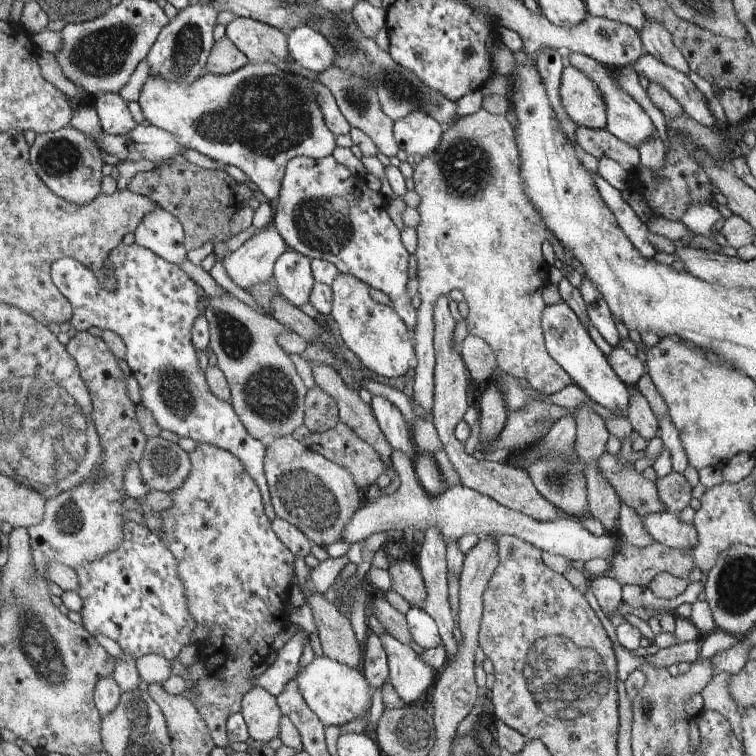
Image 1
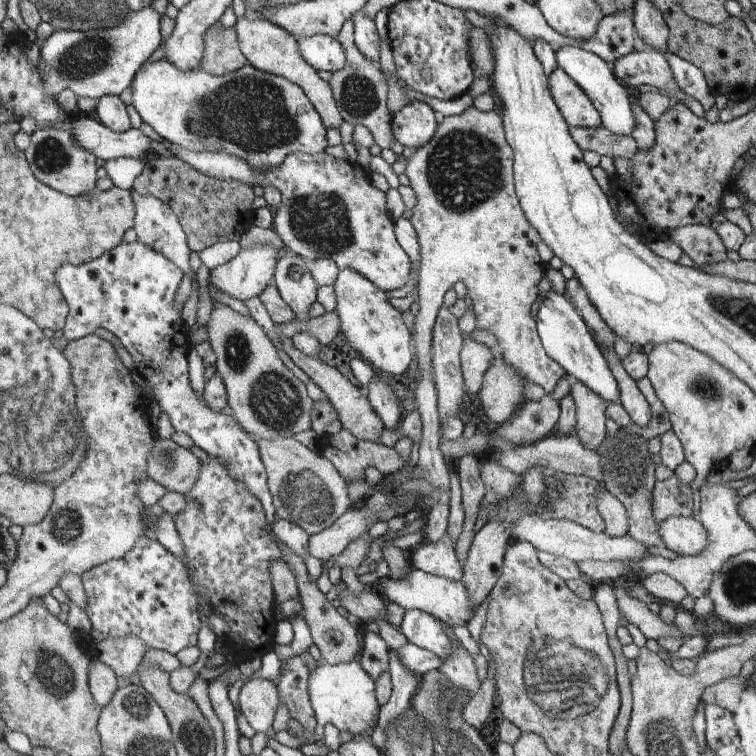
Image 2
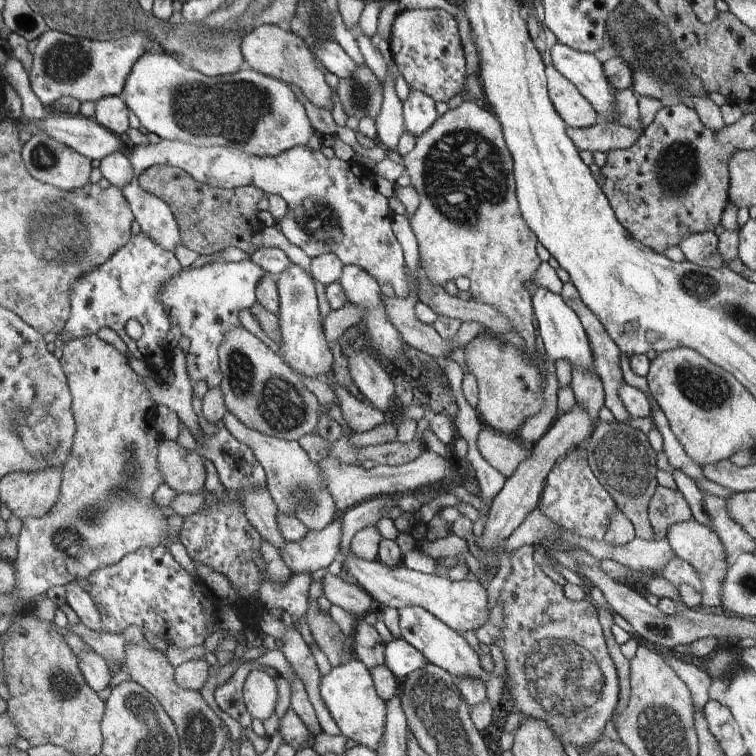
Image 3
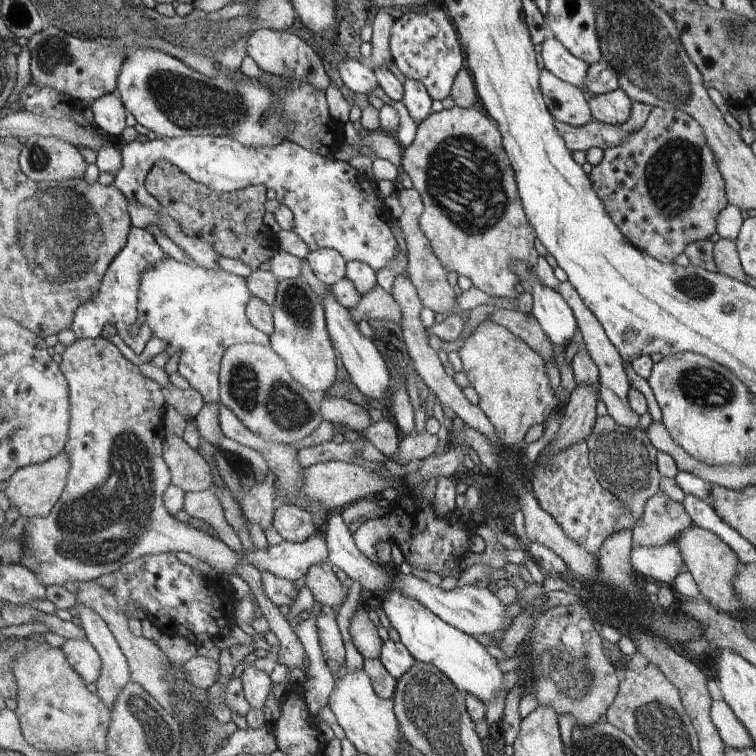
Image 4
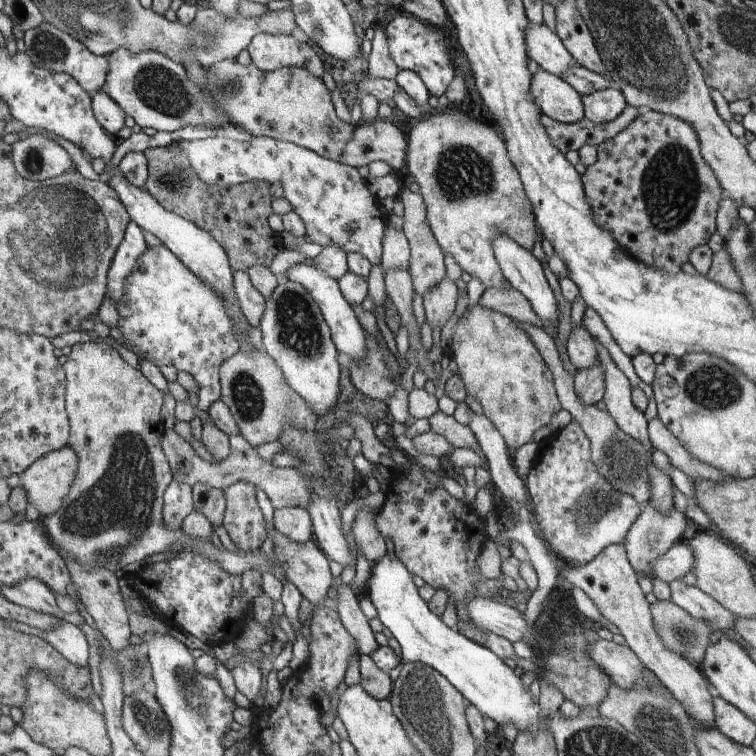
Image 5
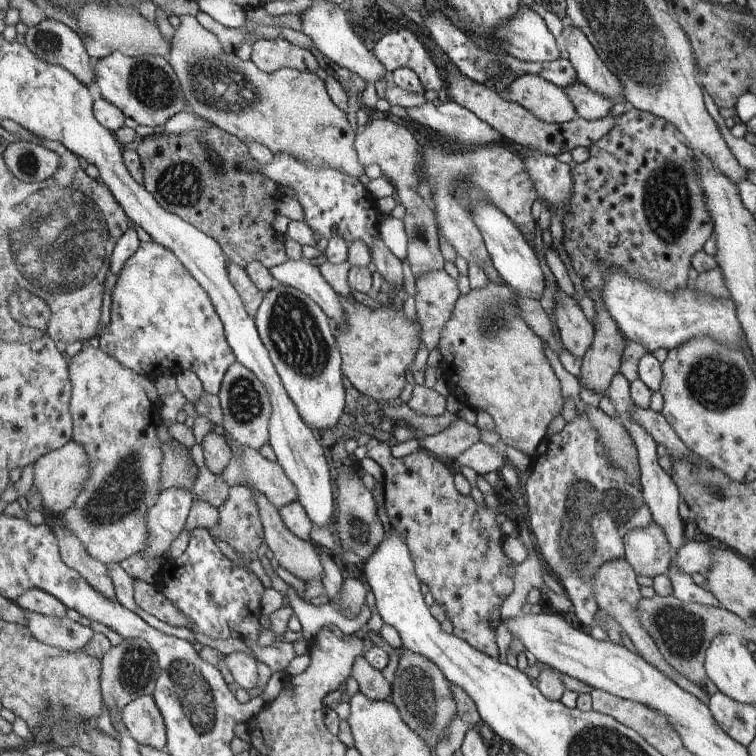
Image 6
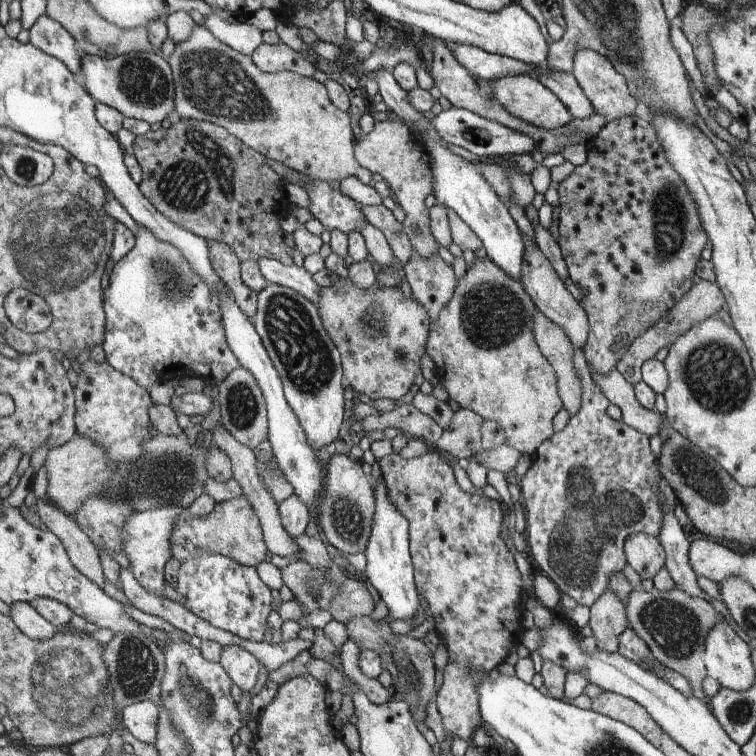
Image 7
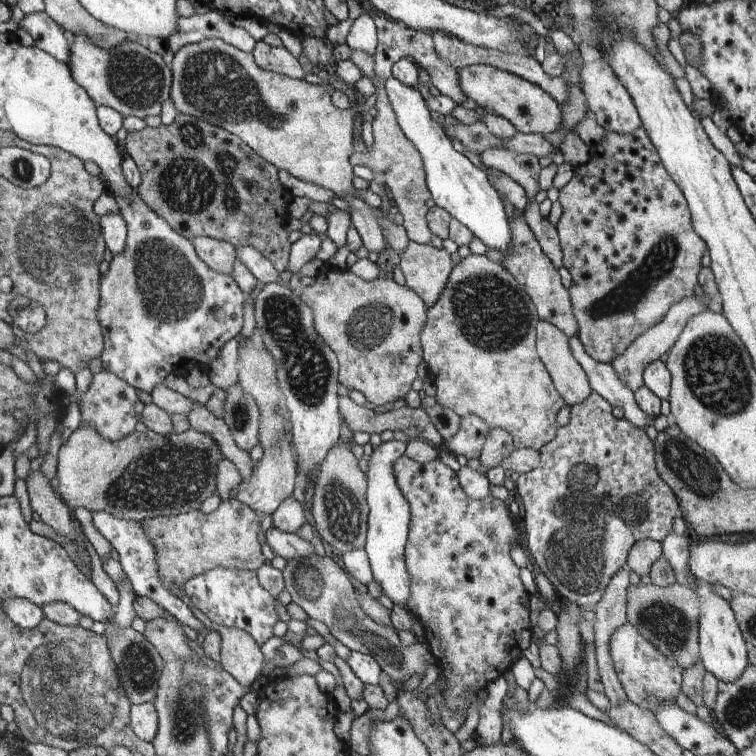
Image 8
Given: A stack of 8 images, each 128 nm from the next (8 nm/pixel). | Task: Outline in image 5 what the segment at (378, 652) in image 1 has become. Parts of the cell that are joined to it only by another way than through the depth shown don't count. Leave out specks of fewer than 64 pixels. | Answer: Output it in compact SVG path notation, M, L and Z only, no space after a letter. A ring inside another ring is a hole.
M336 577L336 602L340 620L344 628L357 642L359 655L370 655L379 645L374 638L374 632L369 626L369 619L362 613L359 606L360 594L354 591L350 585L346 585L342 579Z

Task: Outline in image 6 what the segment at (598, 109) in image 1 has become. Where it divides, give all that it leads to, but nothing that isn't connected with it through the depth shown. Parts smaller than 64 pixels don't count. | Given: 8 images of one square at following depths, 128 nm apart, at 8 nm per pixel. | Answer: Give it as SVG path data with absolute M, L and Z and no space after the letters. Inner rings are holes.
M540 75L515 78L503 96L548 124L559 125L578 117L575 104L563 88L548 82Z

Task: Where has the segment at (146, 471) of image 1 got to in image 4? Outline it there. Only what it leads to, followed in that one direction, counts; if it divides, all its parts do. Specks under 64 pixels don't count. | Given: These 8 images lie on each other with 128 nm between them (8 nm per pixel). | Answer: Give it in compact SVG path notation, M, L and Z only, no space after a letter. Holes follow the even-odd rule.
M166 436L163 458L171 470L171 485L188 491L204 491L214 487L210 464L196 449L190 448L182 437Z

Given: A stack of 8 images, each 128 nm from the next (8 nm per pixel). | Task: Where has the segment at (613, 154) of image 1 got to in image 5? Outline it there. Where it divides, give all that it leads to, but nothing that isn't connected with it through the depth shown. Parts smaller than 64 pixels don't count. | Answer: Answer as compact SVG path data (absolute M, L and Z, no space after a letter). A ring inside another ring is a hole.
M626 105L618 118L605 123L593 123L585 116L575 123L559 123L546 115L542 115L540 120L552 144L565 155L569 150L578 150L584 145L597 147L601 142L608 141L624 130L642 110Z

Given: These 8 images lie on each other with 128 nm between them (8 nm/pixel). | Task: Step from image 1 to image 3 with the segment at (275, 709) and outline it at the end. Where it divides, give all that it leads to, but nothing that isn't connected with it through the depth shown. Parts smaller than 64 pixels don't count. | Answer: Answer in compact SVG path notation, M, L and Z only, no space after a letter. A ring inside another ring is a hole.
M262 667L254 668L246 677L243 684L243 699L247 706L248 712L251 717L258 718L258 720L266 720L275 712L275 704L277 701L277 686L275 679L270 677L266 672L262 671Z

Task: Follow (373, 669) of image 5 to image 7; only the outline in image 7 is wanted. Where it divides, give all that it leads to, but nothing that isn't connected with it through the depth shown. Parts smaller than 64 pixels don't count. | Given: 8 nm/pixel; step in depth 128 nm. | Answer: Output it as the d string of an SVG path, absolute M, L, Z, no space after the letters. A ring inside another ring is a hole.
M348 639L341 646L341 651L338 652L340 662L342 663L342 670L351 682L353 684L356 683L361 692L367 695L373 703L383 705L390 702L393 697L393 691L384 688L378 679L371 679L362 674L362 670L360 670L358 664L360 653L359 646L356 646L356 643L352 639Z

